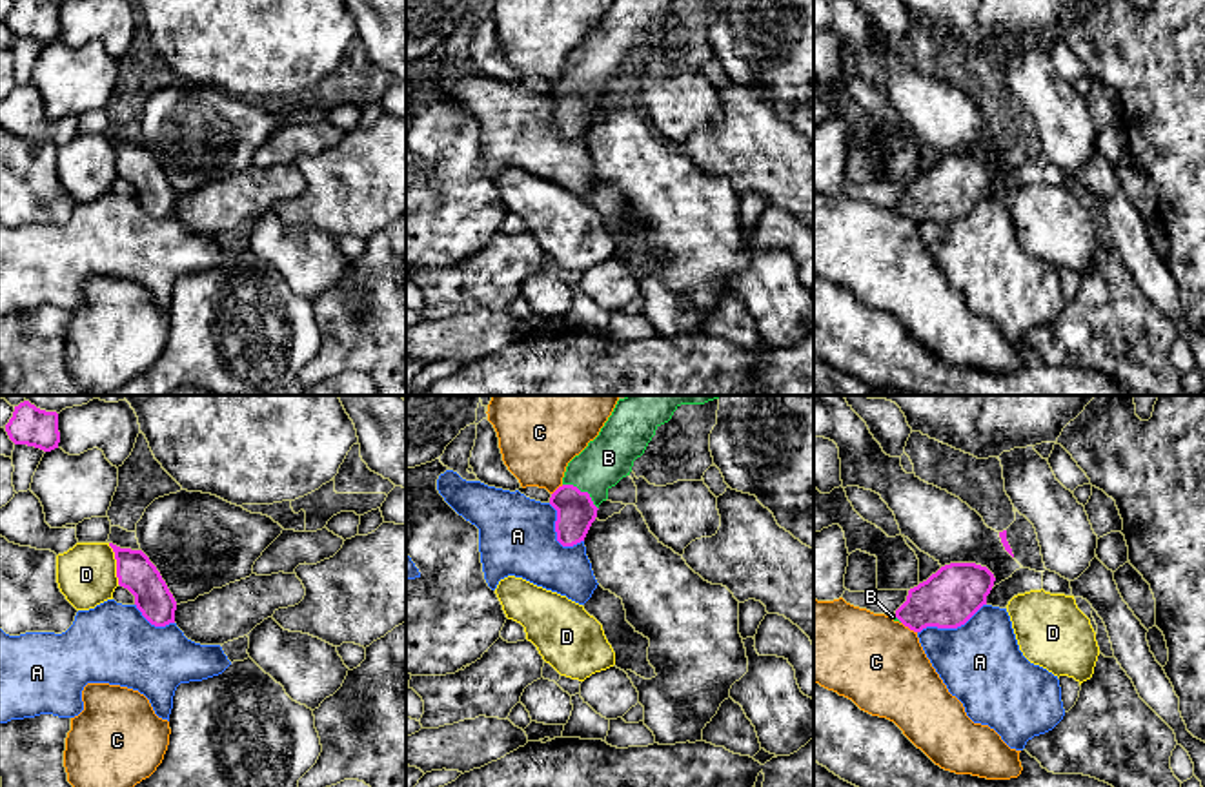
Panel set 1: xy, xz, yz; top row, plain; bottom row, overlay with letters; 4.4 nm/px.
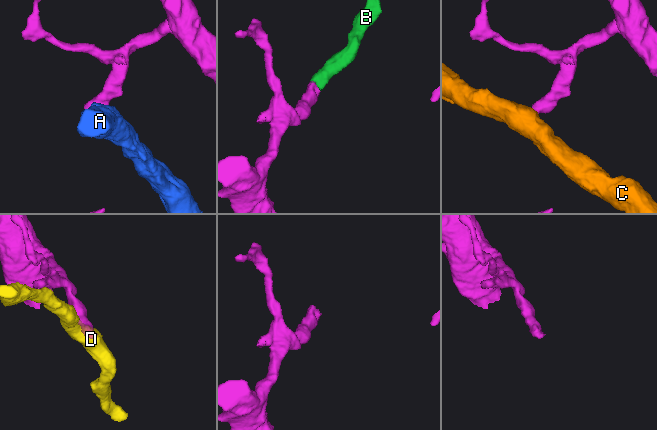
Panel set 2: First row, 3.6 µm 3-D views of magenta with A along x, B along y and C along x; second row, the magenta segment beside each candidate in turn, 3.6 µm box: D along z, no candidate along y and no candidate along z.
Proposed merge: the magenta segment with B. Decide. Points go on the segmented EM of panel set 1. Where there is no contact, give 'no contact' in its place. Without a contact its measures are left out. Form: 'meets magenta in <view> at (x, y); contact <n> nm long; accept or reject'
meets magenta in xz at (583, 492); contact 200 nm long; accept

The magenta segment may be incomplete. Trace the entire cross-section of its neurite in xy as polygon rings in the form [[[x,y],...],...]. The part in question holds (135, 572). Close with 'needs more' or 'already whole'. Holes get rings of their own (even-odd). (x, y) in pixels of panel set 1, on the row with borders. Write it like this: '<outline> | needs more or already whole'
[[[109,547],[116,559],[118,585],[135,596],[135,605],[155,627],[175,623],[177,601],[157,567],[142,550]]] | already whole

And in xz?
[[[626,395],[619,399],[599,435],[568,463],[562,485],[550,497],[550,505],[557,510],[557,541],[562,547],[584,541],[599,505],[608,499],[608,490],[630,475],[633,461],[644,454],[655,430],[668,423],[681,404],[704,404],[714,399],[719,395]]] | needs more

